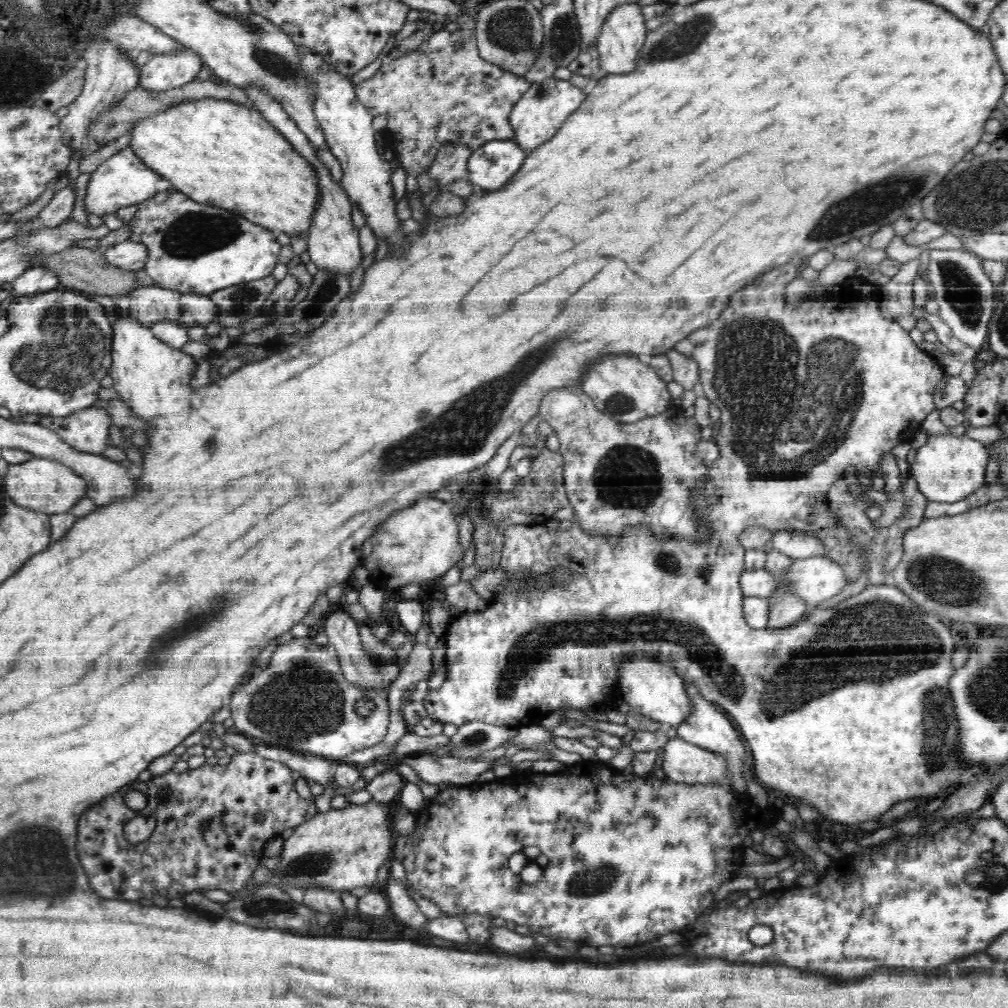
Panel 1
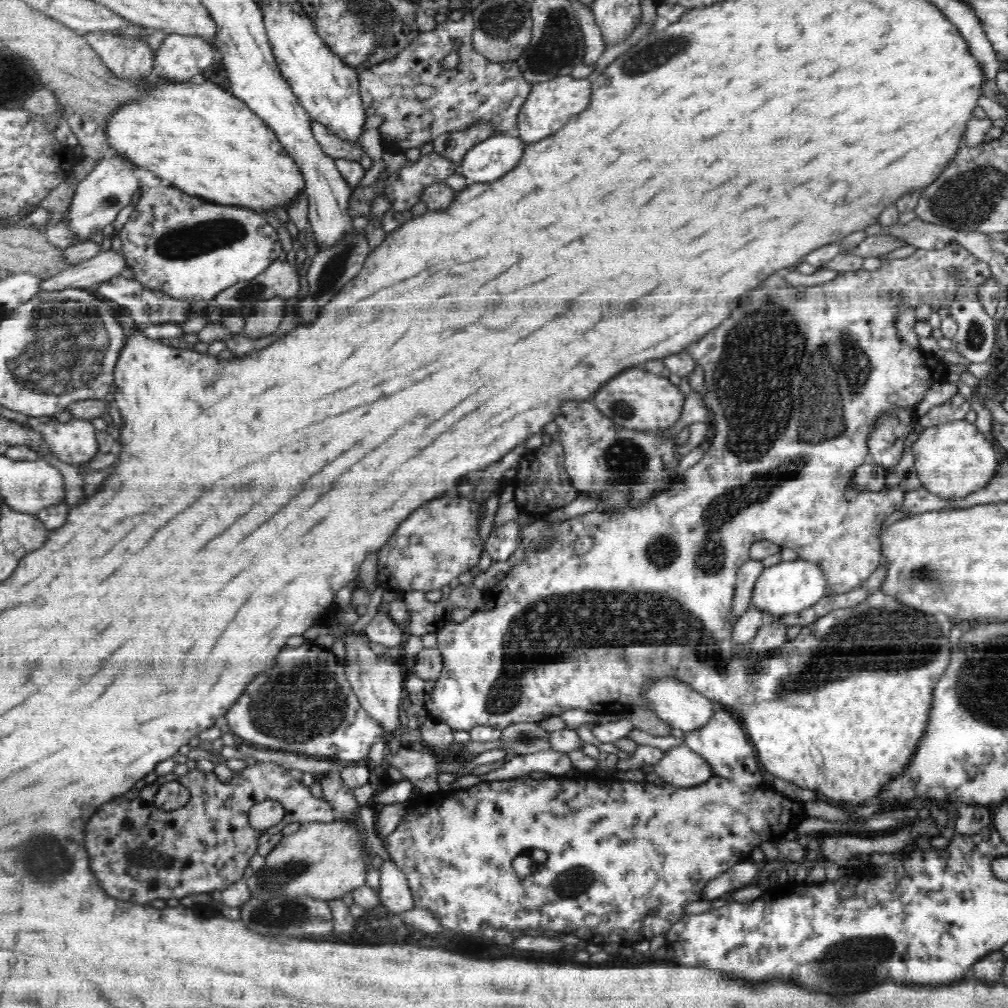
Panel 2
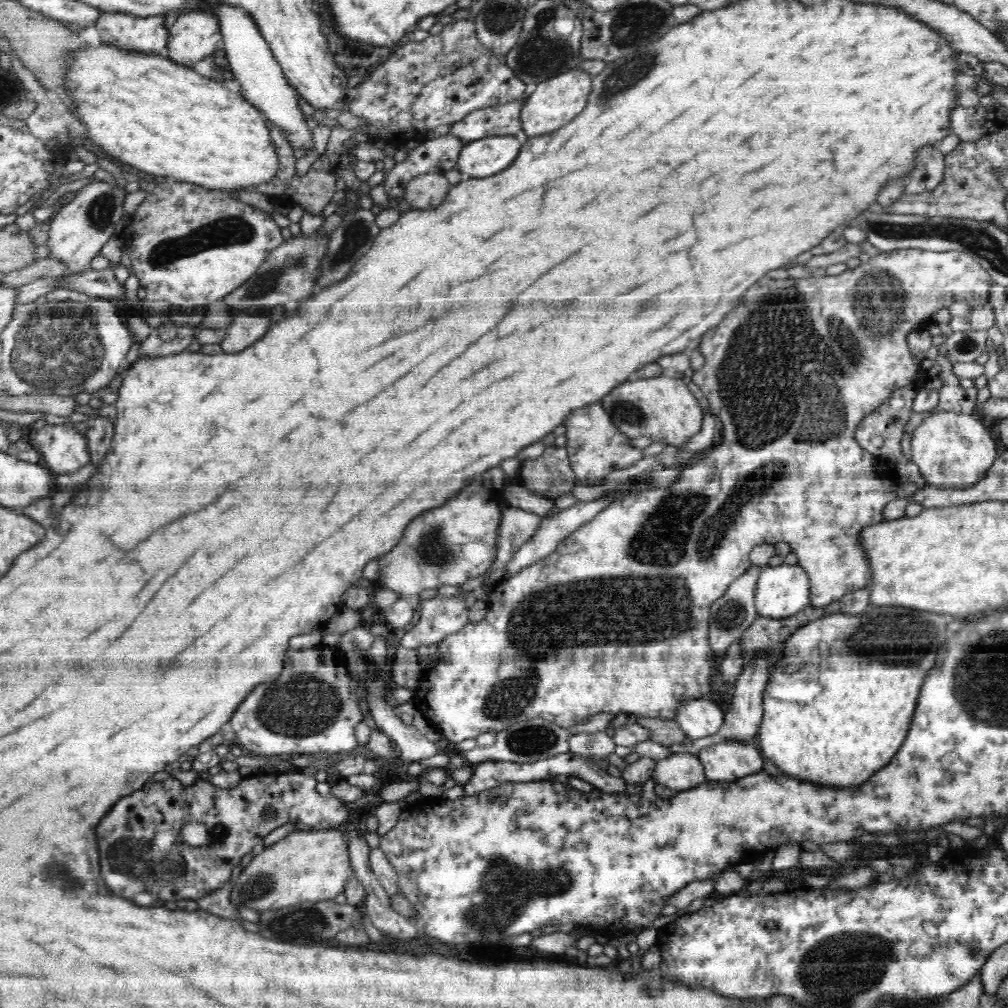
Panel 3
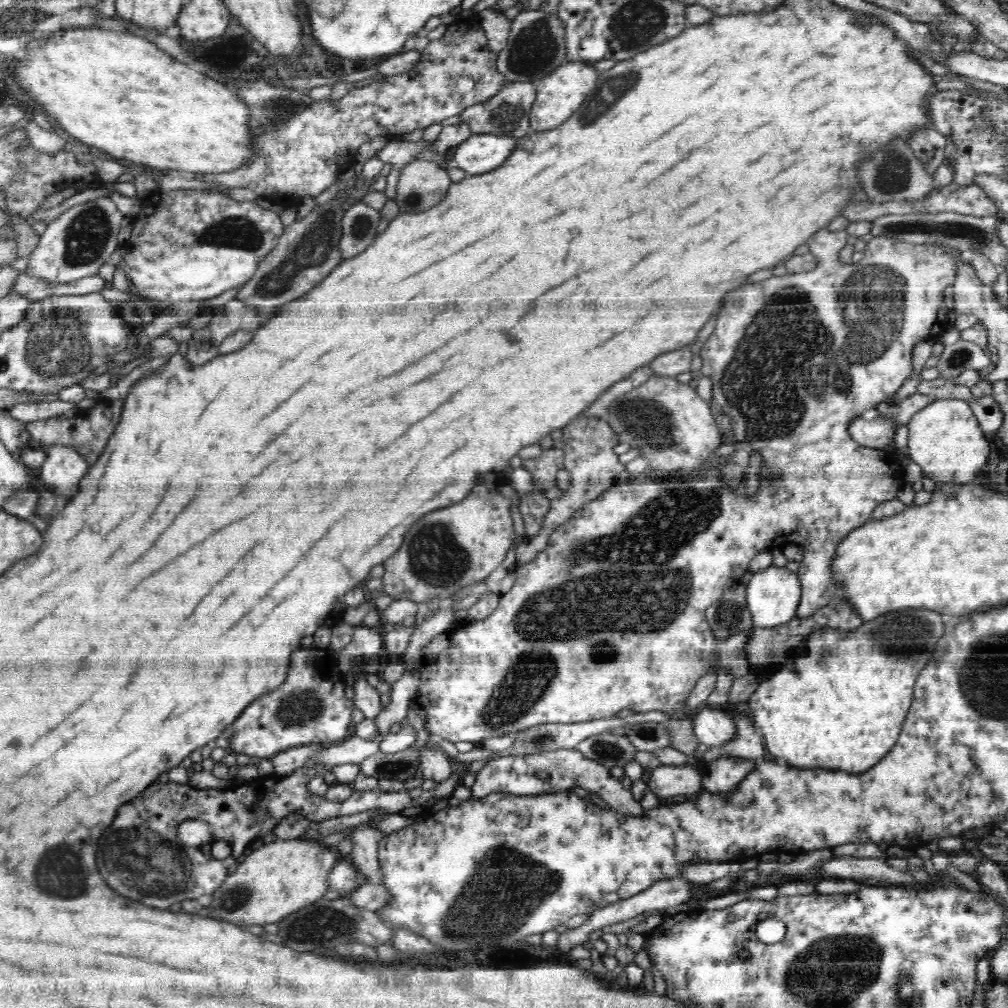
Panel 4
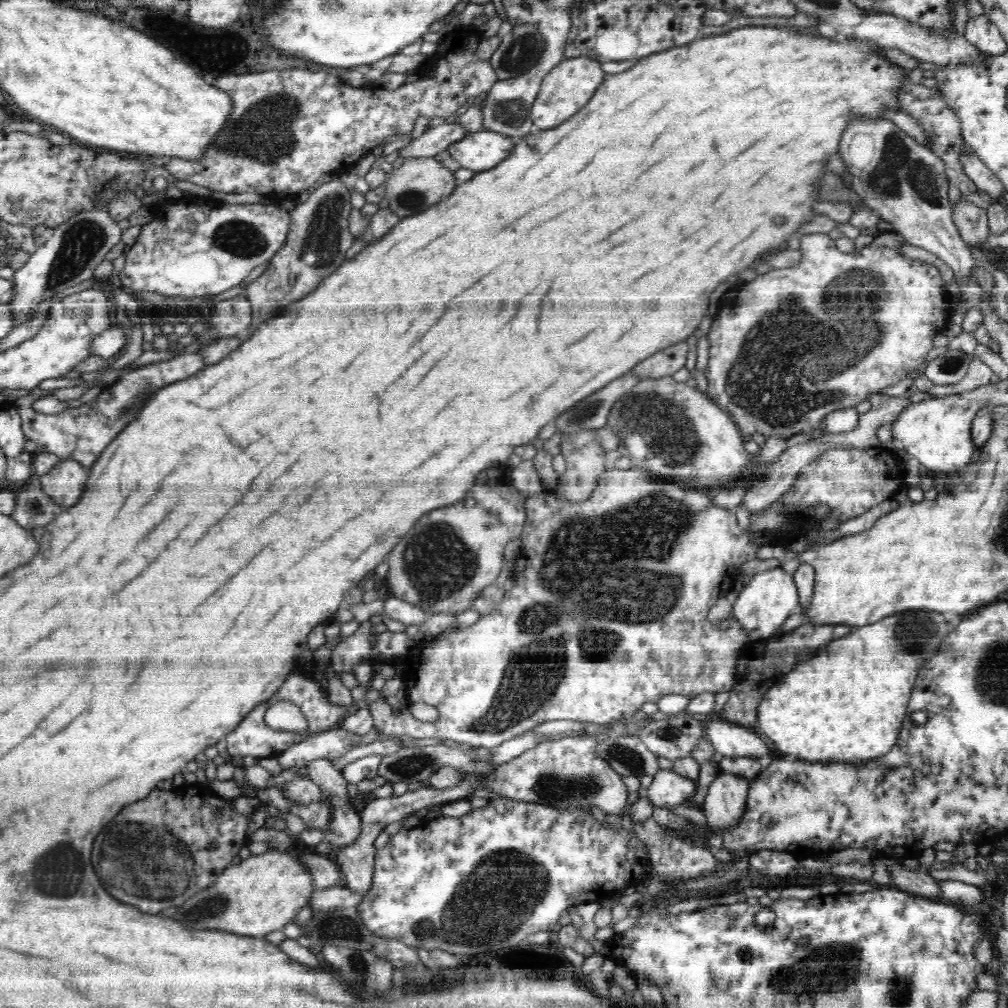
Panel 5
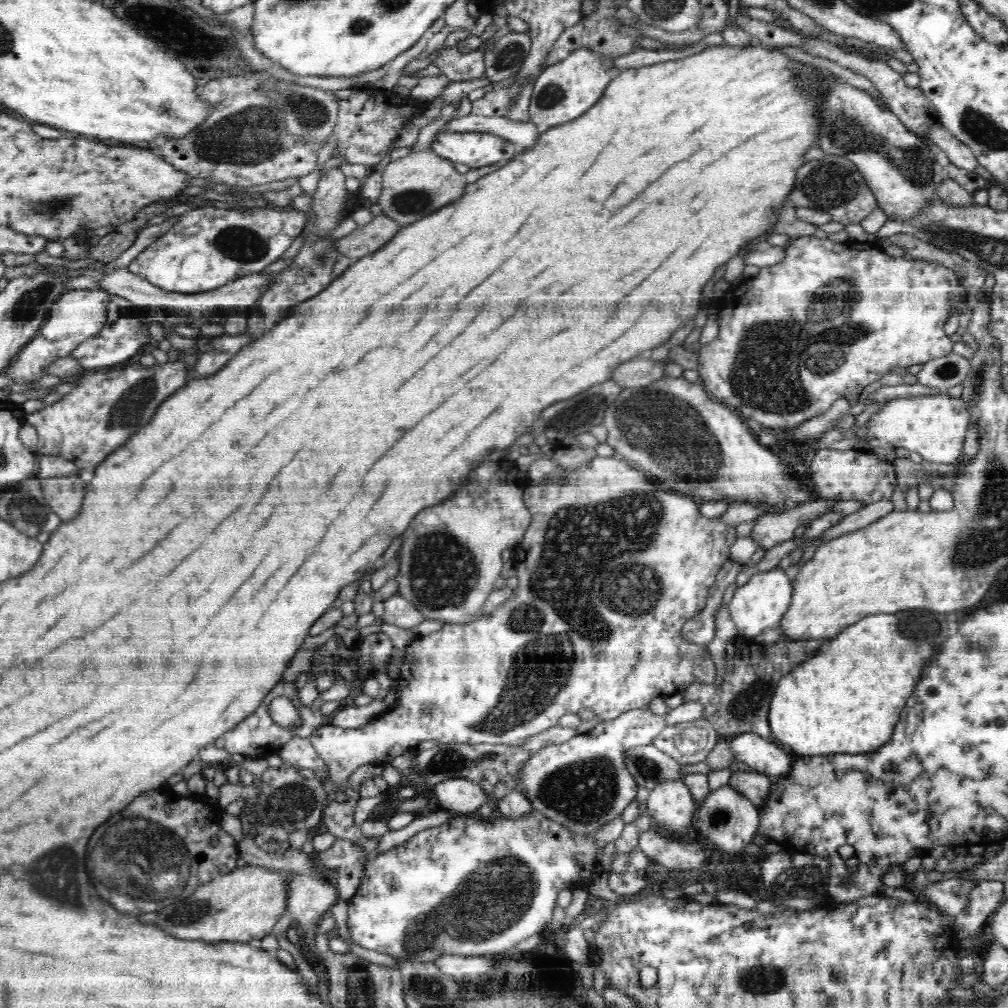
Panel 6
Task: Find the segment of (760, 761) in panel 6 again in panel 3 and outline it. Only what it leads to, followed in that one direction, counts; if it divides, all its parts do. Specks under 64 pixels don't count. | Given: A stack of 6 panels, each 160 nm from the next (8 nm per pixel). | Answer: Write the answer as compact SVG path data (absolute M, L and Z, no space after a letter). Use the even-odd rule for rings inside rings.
M708 698L686 699L676 711L675 722L691 739L704 739L718 734L725 714Z

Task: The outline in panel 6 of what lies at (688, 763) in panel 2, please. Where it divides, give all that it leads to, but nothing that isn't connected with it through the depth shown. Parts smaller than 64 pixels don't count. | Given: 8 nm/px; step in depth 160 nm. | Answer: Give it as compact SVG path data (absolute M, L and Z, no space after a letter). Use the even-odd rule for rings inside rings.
M665 780L650 791L646 800L649 816L653 823L674 832L686 834L694 820L694 808L697 808L690 789L683 780Z

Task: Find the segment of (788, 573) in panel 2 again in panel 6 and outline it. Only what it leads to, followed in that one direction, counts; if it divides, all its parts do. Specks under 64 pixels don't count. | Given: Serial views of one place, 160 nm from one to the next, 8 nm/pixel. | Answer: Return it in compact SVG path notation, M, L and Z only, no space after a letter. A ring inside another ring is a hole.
M776 567L768 572L752 576L744 586L737 587L729 603L731 619L735 622L738 635L753 638L763 631L776 627L791 605L794 582L785 574L785 570Z

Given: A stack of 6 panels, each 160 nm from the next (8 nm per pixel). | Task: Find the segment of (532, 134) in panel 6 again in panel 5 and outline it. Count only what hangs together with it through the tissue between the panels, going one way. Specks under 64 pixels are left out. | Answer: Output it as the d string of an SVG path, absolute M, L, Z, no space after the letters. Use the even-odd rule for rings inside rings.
M456 122L443 123L425 130L420 137L411 139L406 147L398 150L398 154L405 161L422 156L434 157L468 134L470 132L467 132L463 126L459 126Z

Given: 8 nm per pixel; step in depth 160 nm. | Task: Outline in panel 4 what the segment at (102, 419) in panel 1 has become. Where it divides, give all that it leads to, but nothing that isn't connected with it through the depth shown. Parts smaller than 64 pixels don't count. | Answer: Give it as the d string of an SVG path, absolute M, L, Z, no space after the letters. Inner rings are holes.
M69 447L46 448L46 461L42 469L42 483L48 484L47 490L56 494L76 494L78 482L88 470L88 464L82 456Z

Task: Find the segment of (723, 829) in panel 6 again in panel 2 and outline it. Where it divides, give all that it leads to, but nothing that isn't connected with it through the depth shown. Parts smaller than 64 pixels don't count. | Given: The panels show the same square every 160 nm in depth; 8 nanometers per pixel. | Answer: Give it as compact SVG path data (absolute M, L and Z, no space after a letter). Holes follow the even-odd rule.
M718 709L714 715L715 718L706 727L684 733L685 745L708 761L714 775L730 779L734 784L760 783L764 770L758 762L755 746L752 746L744 728L726 710Z

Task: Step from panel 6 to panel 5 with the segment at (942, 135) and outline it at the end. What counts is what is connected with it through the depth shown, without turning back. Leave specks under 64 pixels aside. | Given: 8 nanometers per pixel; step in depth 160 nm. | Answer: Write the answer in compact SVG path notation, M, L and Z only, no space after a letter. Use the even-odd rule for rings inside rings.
M969 151L968 154L964 152L960 161L962 161L964 172L979 190L987 192L993 202L1004 201L1004 183L998 180L997 176L989 170L987 164L984 164L984 161L980 160L972 151Z

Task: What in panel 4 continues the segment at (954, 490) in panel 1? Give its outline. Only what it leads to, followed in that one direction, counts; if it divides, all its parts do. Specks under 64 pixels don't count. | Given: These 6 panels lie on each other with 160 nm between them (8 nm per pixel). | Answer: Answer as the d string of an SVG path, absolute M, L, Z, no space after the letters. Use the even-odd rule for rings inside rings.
M932 400L920 412L913 413L907 427L911 460L922 467L925 477L935 482L956 485L972 482L989 462L990 444L973 415L971 405L964 400Z

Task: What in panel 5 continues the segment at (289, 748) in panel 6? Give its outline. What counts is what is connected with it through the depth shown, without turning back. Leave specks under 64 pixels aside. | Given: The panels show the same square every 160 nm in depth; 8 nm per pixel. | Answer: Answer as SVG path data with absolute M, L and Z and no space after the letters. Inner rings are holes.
M316 758L316 760L308 762L305 766L308 770L308 778L318 784L320 789L322 789L324 799L330 804L332 820L330 820L329 824L323 830L319 828L309 830L306 823L298 816L298 813L291 812L287 821L287 826L292 831L294 837L310 846L315 846L321 841L327 841L339 847L348 846L348 844L356 842L361 832L360 815L359 810L355 808L353 799L348 795L348 786L344 775L342 775L342 771L336 770L336 768L332 766L332 763L324 758Z

